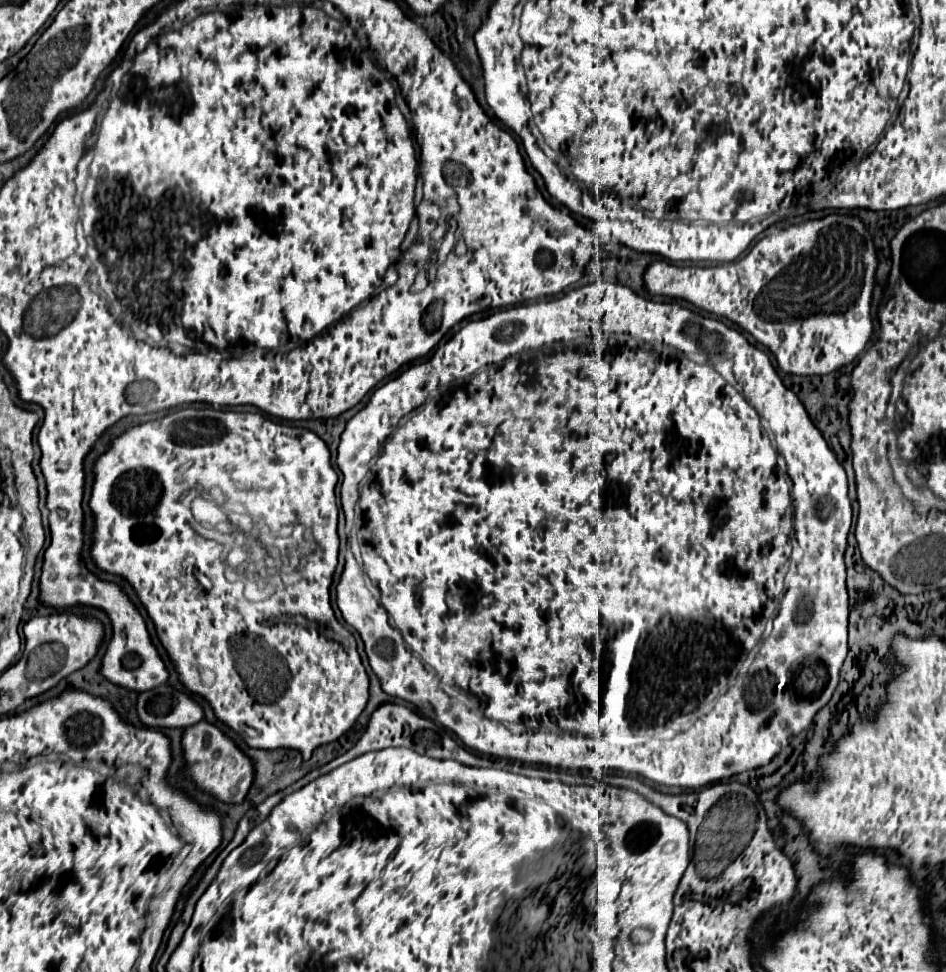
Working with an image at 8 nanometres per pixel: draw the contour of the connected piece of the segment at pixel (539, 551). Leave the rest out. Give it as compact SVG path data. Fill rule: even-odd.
M592 283L592 285L578 287L578 289L570 291L570 293L566 293L562 299L540 301L540 303L530 303L530 305L522 305L522 307L512 307L512 309L504 309L504 311L492 313L492 315L488 315L484 319L470 321L448 343L440 345L436 349L436 353L428 361L408 367L396 379L390 379L380 389L376 389L374 395L370 397L368 405L362 411L358 411L346 423L346 429L342 433L342 441L340 441L340 447L338 447L336 463L338 463L338 467L340 467L342 475L344 475L342 489L340 489L340 501L342 501L346 525L349 527L354 524L356 518L355 508L359 499L358 483L368 473L368 461L372 457L376 457L376 455L380 455L378 461L376 461L376 481L372 481L372 485L366 485L366 489L360 491L360 507L362 507L362 517L364 517L364 525L360 529L360 539L362 539L360 547L362 547L362 559L364 559L362 567L364 567L364 571L356 563L353 554L346 555L344 571L336 586L336 605L342 611L344 621L360 633L360 637L364 641L364 647L366 647L366 655L368 655L370 667L378 675L378 679L382 683L382 689L388 695L392 695L392 697L400 697L400 699L412 703L414 709L420 711L424 717L440 721L444 727L452 729L470 749L476 749L476 751L480 751L484 755L489 755L488 758L492 759L492 761L493 757L494 759L504 759L504 761L520 761L526 767L530 765L530 767L548 771L546 775L554 775L552 779L546 779L546 777L528 777L528 779L560 781L560 783L566 783L566 785L594 786L593 775L603 775L602 773L588 773L591 776L583 775L581 784L576 784L575 771L620 769L624 773L640 775L640 777L644 777L648 781L654 781L658 785L682 787L682 789L700 789L700 787L706 787L706 783L712 783L712 781L718 781L718 779L724 779L724 777L732 777L732 775L738 775L742 771L750 771L750 769L756 769L756 767L762 767L762 765L770 763L770 759L776 757L792 741L792 737L796 737L798 733L802 733L802 731L806 731L810 727L810 723L812 723L814 715L818 713L818 709L822 709L830 701L830 697L832 697L832 693L834 693L834 689L838 685L838 679L840 679L838 677L840 667L842 667L842 663L846 659L846 653L848 653L848 631L846 631L846 627L848 627L848 593L846 593L844 553L846 551L846 537L848 537L850 523L852 523L852 505L850 505L850 499L848 499L846 471L838 463L836 455L830 451L830 447L828 447L826 439L822 437L822 433L810 421L810 417L808 417L804 405L800 403L800 399L790 389L784 387L784 383L778 377L776 369L772 367L768 355L764 351L756 349L754 345L750 345L748 339L740 331L724 325L722 321L716 321L716 319L692 313L690 309L686 309L686 307L682 307L678 303L664 303L664 301L646 299L646 297L634 293L630 287L618 285L618 283ZM699 351L704 351L708 359L730 359L732 357L732 363L734 363L732 371L734 371L738 389L726 383L724 377L720 375L715 367L710 367L709 360L706 359L706 365L700 365ZM779 455L784 458L786 469L778 469ZM364 573L370 577L372 585L380 591L380 601L372 595L372 591L366 586ZM608 653L618 653L620 673L616 673L616 677L612 677L612 681L608 681L608 697L604 697L604 713L624 713L624 717L628 717L628 721L644 721L644 733L628 733L628 737L572 737L572 733L580 733L580 729L584 729L584 721L588 721L588 709L596 709L596 705L600 705L600 685L604 685L604 673L612 673L612 669L616 669L614 665L610 665L610 661L606 665L606 659L612 659L612 657L606 657Z

